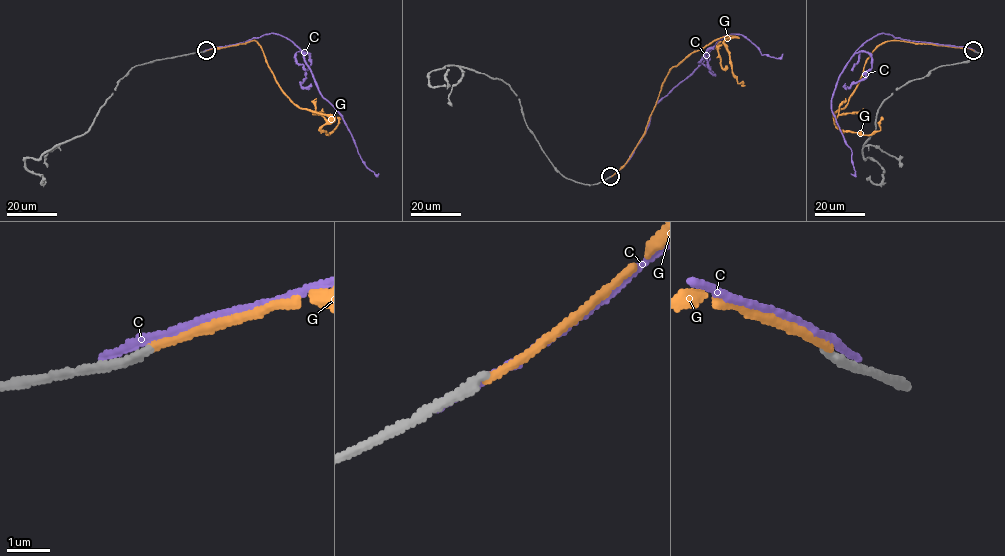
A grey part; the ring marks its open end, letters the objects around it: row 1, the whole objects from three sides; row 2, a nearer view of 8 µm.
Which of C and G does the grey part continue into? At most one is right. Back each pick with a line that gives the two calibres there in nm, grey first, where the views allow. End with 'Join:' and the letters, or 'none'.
Join: none

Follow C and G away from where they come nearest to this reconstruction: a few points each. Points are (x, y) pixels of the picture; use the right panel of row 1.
C: (974, 51), (881, 33), (867, 40), (840, 75), (832, 98), (831, 111), (851, 150), (855, 174), (850, 173)
G: (974, 51), (897, 41), (880, 44), (833, 119), (840, 129), (871, 135), (880, 129), (883, 117)

